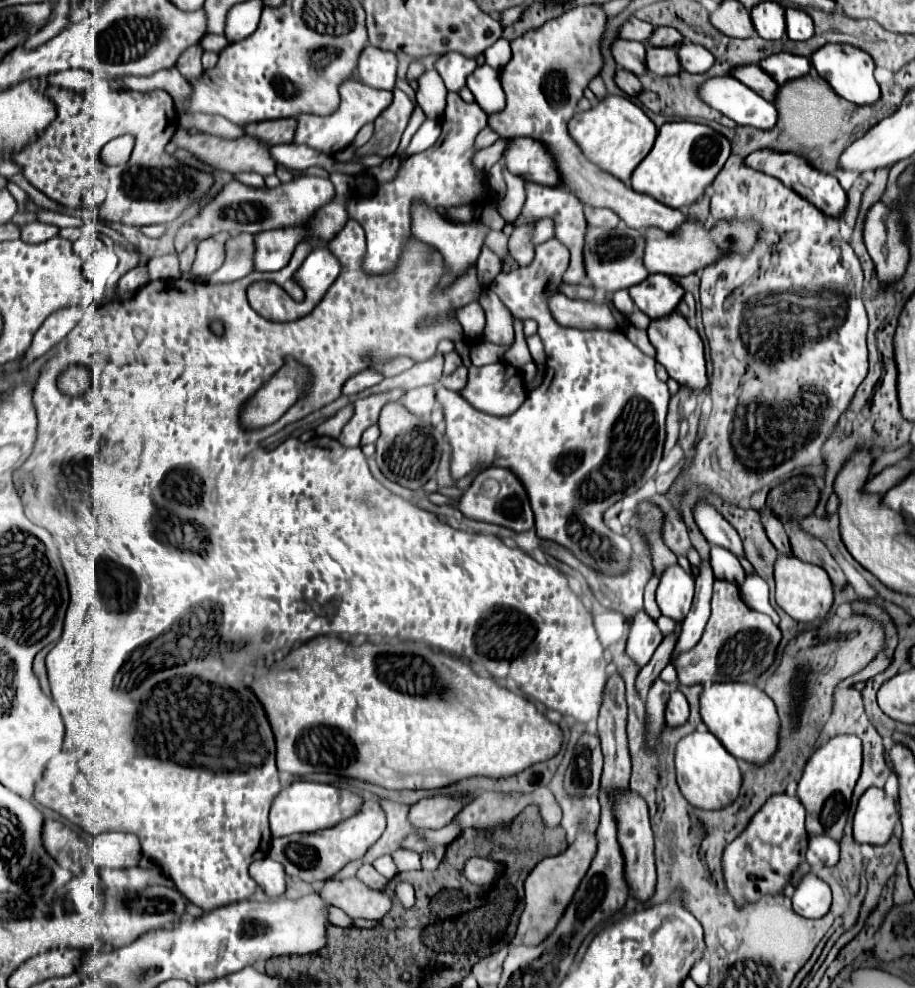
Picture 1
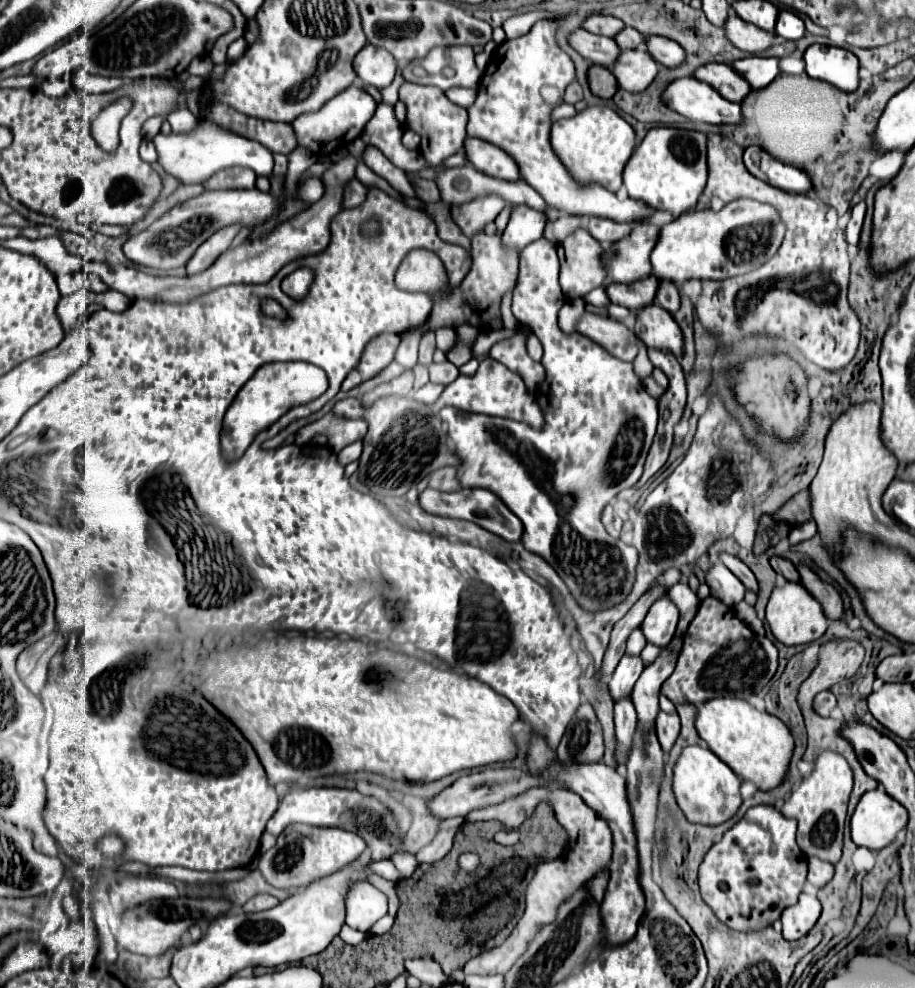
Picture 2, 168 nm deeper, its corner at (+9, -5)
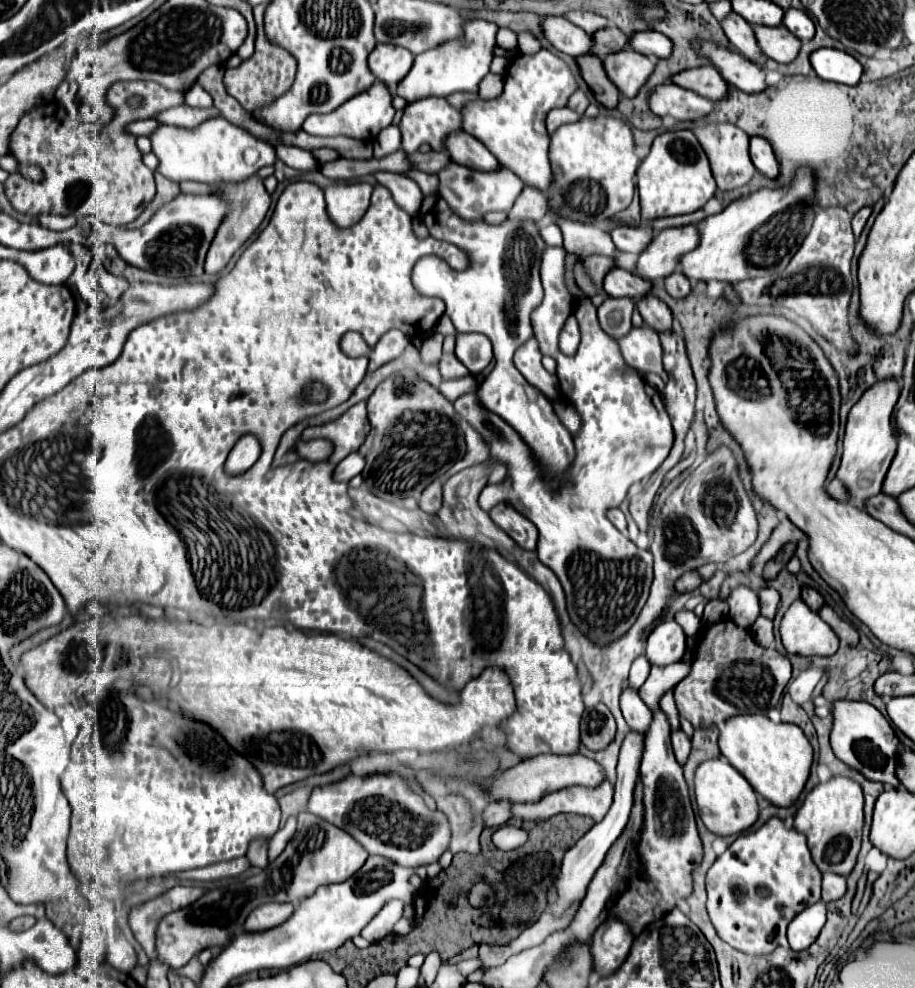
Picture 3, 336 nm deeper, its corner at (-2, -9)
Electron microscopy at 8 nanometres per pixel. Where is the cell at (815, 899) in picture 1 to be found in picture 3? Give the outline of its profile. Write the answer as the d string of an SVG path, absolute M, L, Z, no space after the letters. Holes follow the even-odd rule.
M817 902L813 906L805 908L801 914L797 914L791 920L787 938L789 938L789 944L793 950L805 950L817 940L821 928L825 924L825 914L827 914L825 902Z

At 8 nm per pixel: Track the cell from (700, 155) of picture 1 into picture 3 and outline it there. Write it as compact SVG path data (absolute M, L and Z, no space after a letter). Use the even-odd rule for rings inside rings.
M691 130L663 132L653 140L651 152L637 170L637 190L641 196L641 220L679 216L701 210L715 194L715 180L705 150Z

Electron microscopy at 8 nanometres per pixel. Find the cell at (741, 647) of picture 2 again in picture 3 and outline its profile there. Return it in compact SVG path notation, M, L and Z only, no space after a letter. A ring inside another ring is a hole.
M731 618L709 624L699 636L693 652L693 664L687 678L675 686L675 704L681 716L693 726L717 724L737 714L767 714L783 696L791 678L791 662L775 648L763 648L749 630L737 626Z

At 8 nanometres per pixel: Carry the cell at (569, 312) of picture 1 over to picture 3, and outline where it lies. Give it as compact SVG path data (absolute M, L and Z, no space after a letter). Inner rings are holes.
M649 326L631 328L627 336L617 338L615 342L619 344L621 356L631 368L641 372L657 372L659 376L665 376L661 364L661 342L655 330L649 330Z

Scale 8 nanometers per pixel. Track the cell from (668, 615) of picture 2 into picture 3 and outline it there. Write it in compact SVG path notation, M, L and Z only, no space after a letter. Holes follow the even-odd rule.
M675 620L661 622L647 638L645 654L651 664L671 664L679 662L685 652L685 634Z

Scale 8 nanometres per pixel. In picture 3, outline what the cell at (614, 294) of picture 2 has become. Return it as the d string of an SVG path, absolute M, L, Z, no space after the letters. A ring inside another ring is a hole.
M615 266L605 276L603 290L611 298L631 298L631 300L637 302L637 300L645 298L651 292L651 282Z

